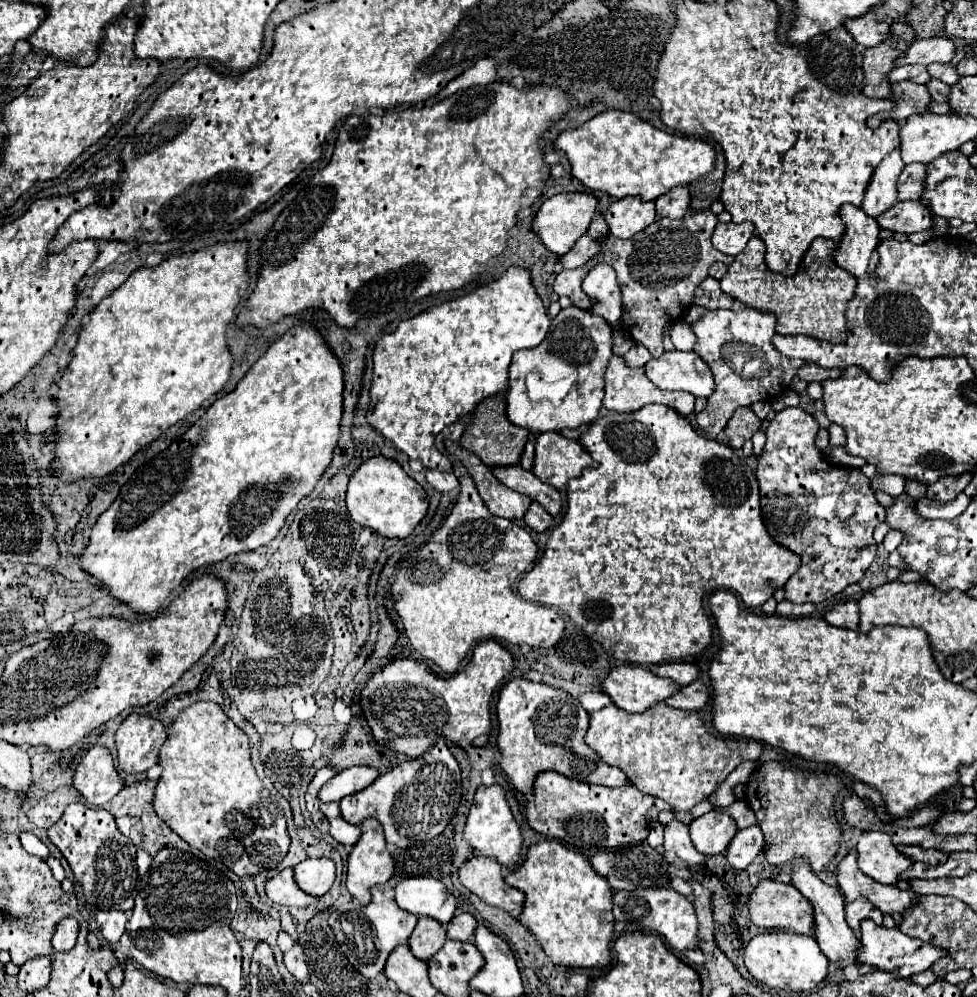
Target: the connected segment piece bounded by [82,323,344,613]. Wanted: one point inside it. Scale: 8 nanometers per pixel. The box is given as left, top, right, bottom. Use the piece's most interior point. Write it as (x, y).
(257, 452)

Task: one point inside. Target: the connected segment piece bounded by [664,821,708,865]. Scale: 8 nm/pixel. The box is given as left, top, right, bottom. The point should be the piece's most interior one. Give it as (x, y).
(676, 836)

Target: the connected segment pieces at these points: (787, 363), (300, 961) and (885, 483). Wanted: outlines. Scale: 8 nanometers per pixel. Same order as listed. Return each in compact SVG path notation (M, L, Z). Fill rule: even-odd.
M752 307L706 311L706 315L692 325L692 331L698 337L694 351L710 365L716 381L716 389L708 397L706 409L696 415L698 427L710 437L716 437L724 431L726 421L738 407L746 407L756 401L768 401L786 391L796 371L802 367L802 363L806 363L782 357L782 353L774 349L772 337L776 333L776 317Z
M298 943L284 953L284 965L286 969L298 979L298 981L306 981L308 977L308 967L306 967L306 961L304 961L304 953L302 953L302 947L298 947Z
M864 465L860 467L860 471L870 479L872 487L876 491L884 491L892 497L900 497L906 493L906 479L904 477L894 477L894 475L882 475L876 471L874 465Z

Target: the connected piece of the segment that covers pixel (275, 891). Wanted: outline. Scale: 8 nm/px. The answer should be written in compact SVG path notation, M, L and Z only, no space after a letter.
M284 869L274 879L266 883L266 895L270 901L286 907L308 907L318 901L318 897L304 893L294 881L294 871Z

